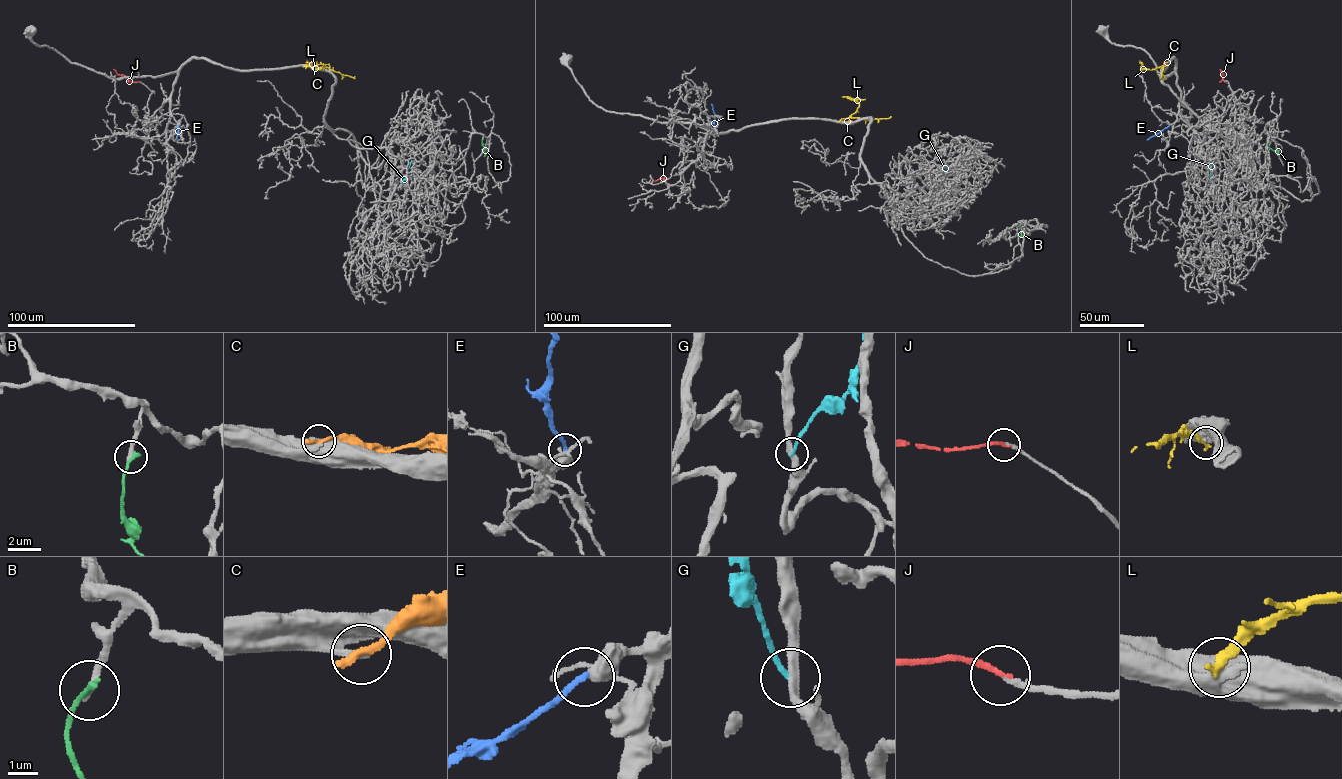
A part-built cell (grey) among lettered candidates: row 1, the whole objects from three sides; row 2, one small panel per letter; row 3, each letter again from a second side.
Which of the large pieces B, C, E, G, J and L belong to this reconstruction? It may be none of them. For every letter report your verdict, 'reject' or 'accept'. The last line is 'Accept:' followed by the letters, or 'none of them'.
B: reject
C: reject
E: accept
G: reject
J: accept
L: reject
Accept: E, J

